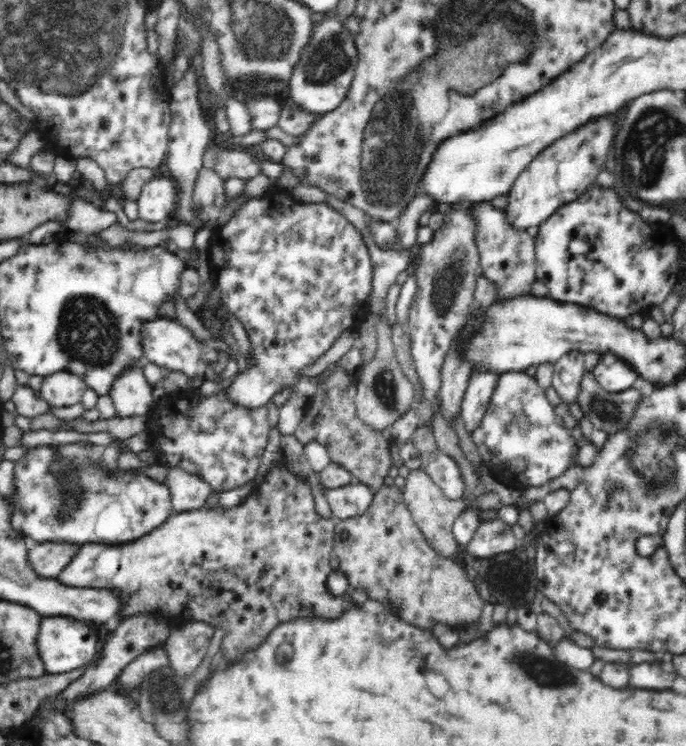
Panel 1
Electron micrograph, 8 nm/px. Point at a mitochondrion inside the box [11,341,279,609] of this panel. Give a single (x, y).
(66, 478)

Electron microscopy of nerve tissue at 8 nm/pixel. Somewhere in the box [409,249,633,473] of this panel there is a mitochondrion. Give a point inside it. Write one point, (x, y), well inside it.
(607, 411)

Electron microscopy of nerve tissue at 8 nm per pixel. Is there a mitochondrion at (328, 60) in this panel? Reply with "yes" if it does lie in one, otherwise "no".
yes

